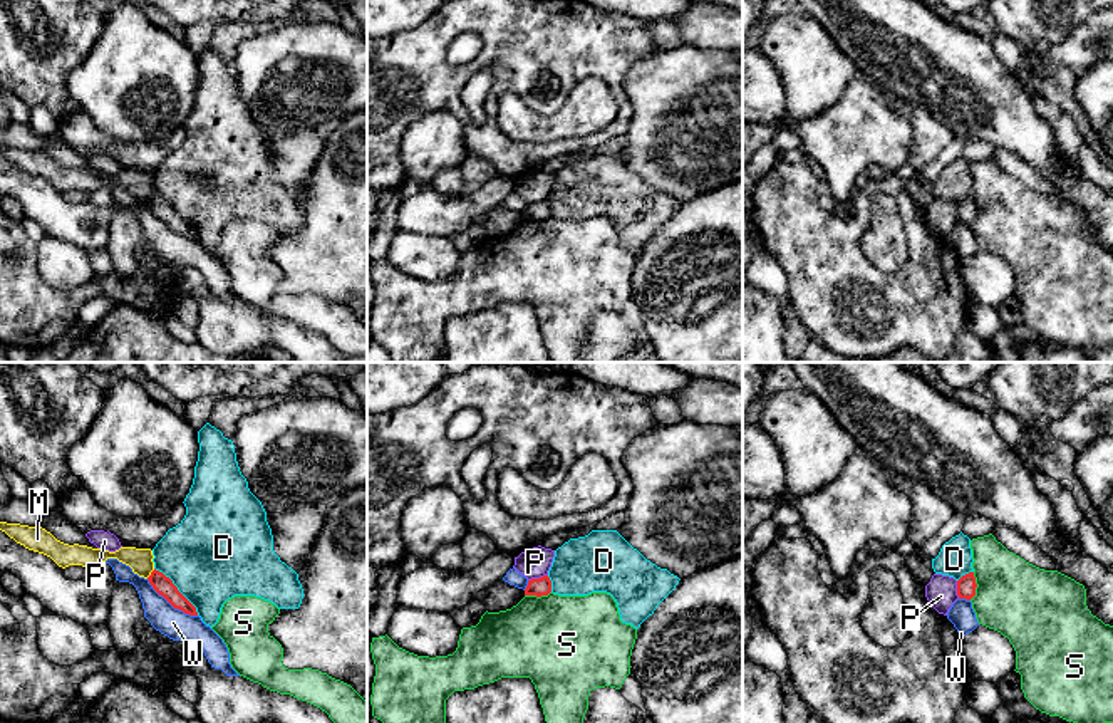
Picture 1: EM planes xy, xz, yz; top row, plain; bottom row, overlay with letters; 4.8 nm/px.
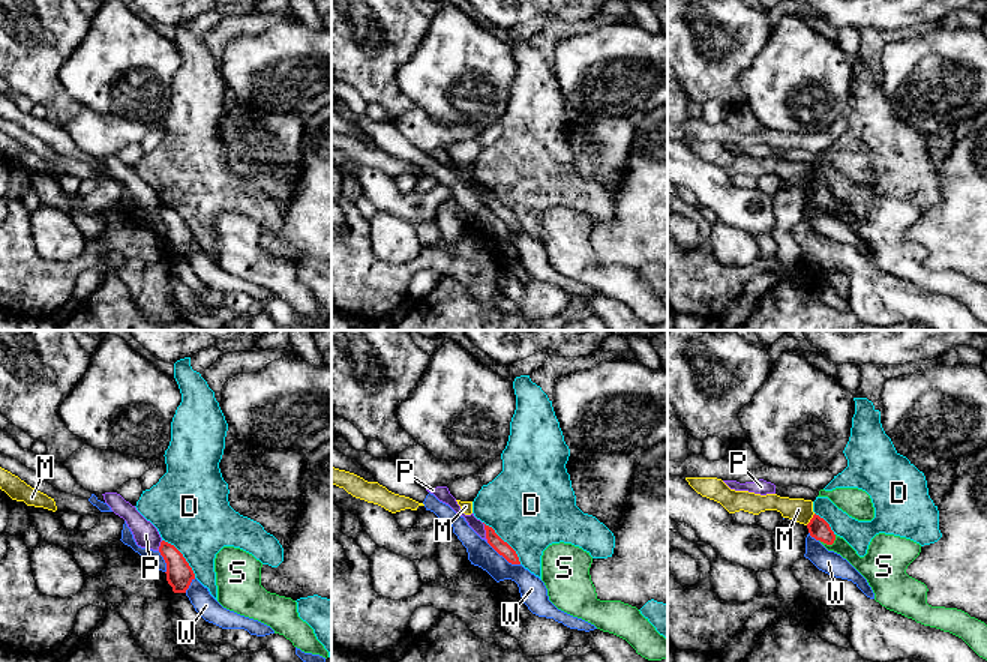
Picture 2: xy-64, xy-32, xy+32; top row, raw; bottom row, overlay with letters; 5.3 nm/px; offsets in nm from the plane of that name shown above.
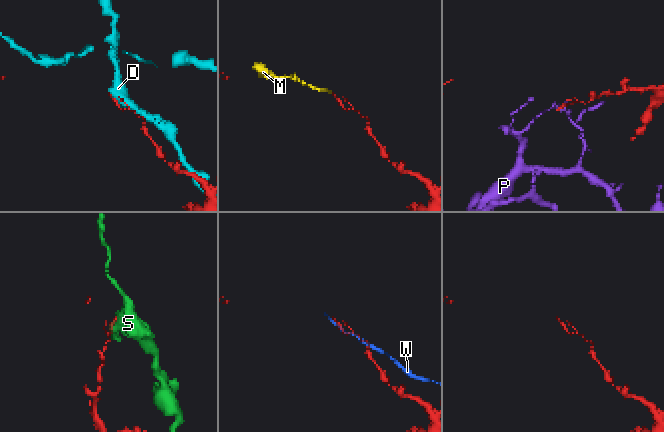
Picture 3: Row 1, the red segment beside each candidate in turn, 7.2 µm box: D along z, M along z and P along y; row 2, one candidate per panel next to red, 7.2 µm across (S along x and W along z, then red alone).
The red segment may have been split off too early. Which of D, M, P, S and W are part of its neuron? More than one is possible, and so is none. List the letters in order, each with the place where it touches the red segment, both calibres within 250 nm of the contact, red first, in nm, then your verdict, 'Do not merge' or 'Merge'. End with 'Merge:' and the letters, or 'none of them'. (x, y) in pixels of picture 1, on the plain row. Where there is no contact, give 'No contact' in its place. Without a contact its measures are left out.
D: Touches red at xy (176, 213). Thickness 90 nm (red) against 440 nm. Do not merge
M: Touches red at xy (151, 198). Thickness 90 nm (red) against 110 nm. Do not merge
P: Touches red at xz (537, 203). Thickness 90 nm (red) against 150 nm. Do not merge
S: Touches red at yz (976, 210). Thickness 100 nm (red) against 360 nm. Do not merge
W: Touches red at xy (171, 228). Thickness 90 nm (red) against 140 nm. Do not merge
Merge: none of them

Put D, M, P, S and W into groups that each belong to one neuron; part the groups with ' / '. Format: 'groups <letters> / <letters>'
groups D / M / P / S / W

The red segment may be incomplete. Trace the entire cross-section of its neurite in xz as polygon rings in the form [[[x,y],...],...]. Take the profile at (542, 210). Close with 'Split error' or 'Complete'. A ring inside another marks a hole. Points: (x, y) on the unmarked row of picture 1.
[[[543,200],[540,203],[528,205],[528,210],[525,213],[525,220],[548,220],[551,216],[551,205],[548,200]]]. Complete

